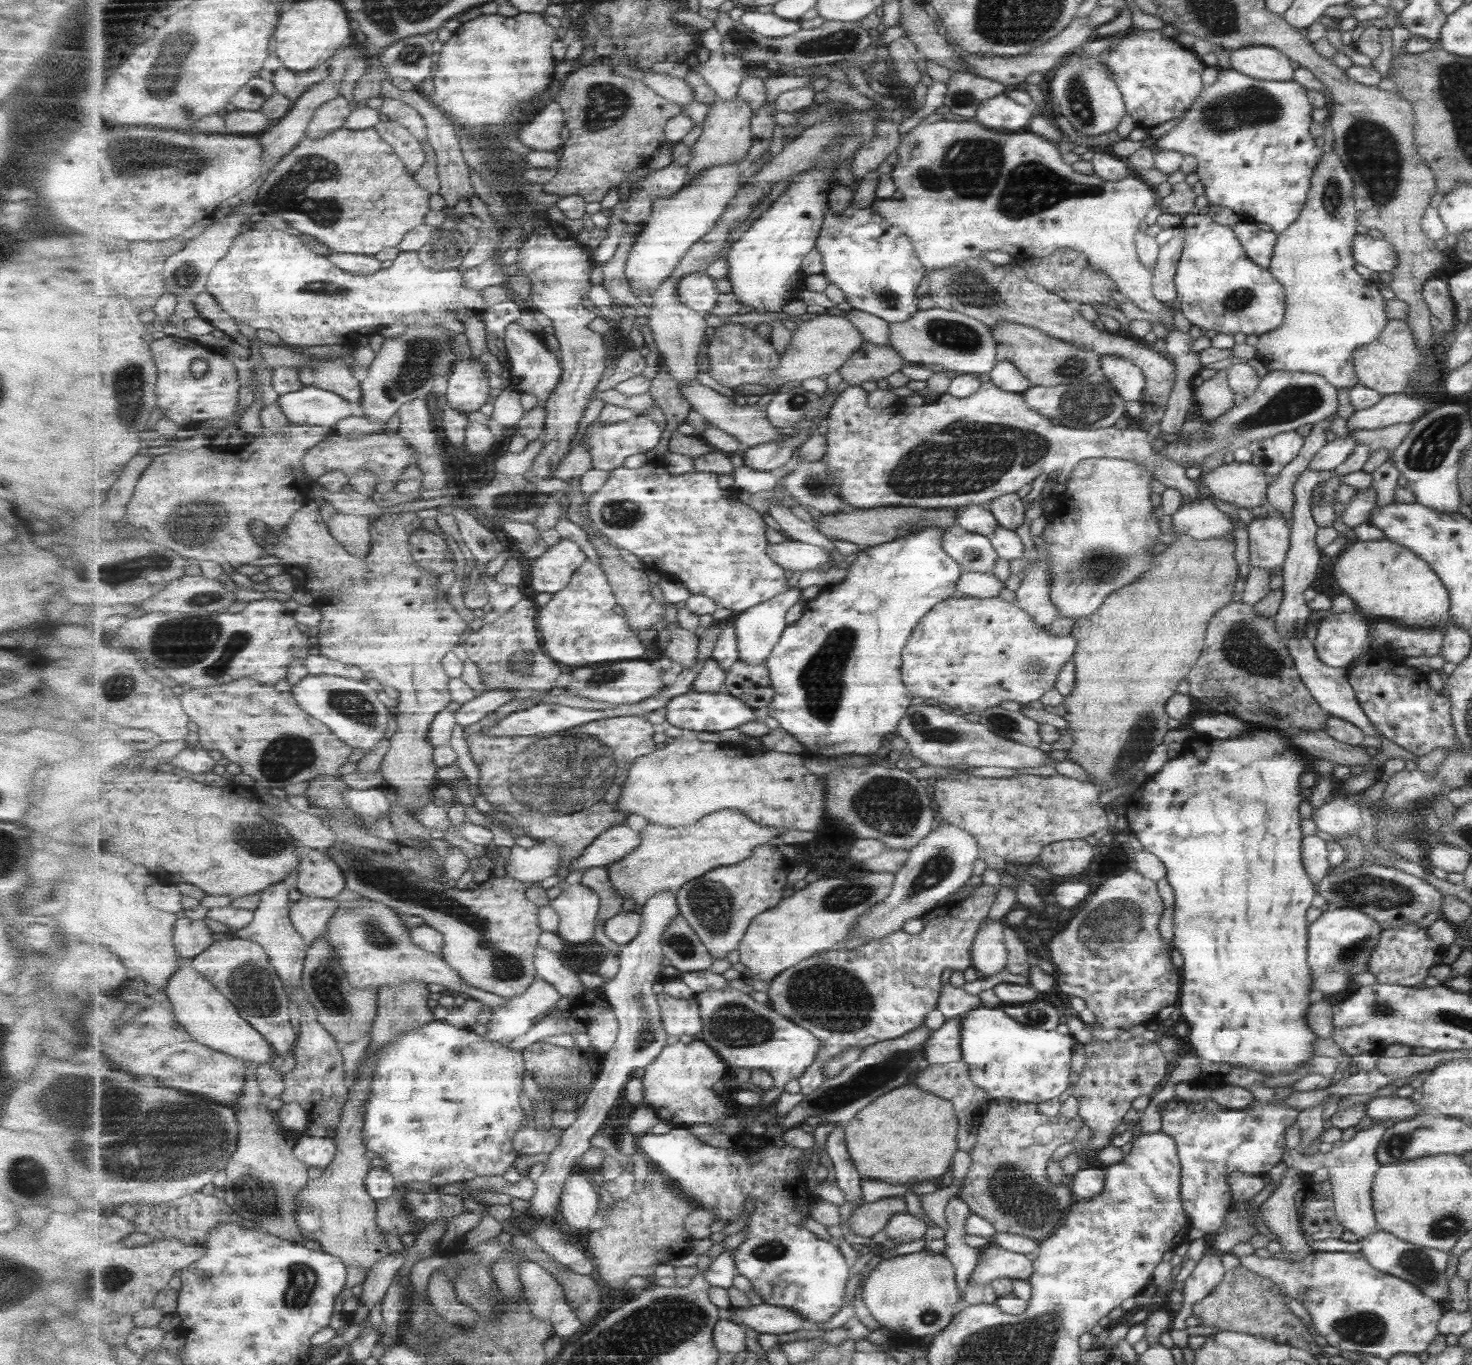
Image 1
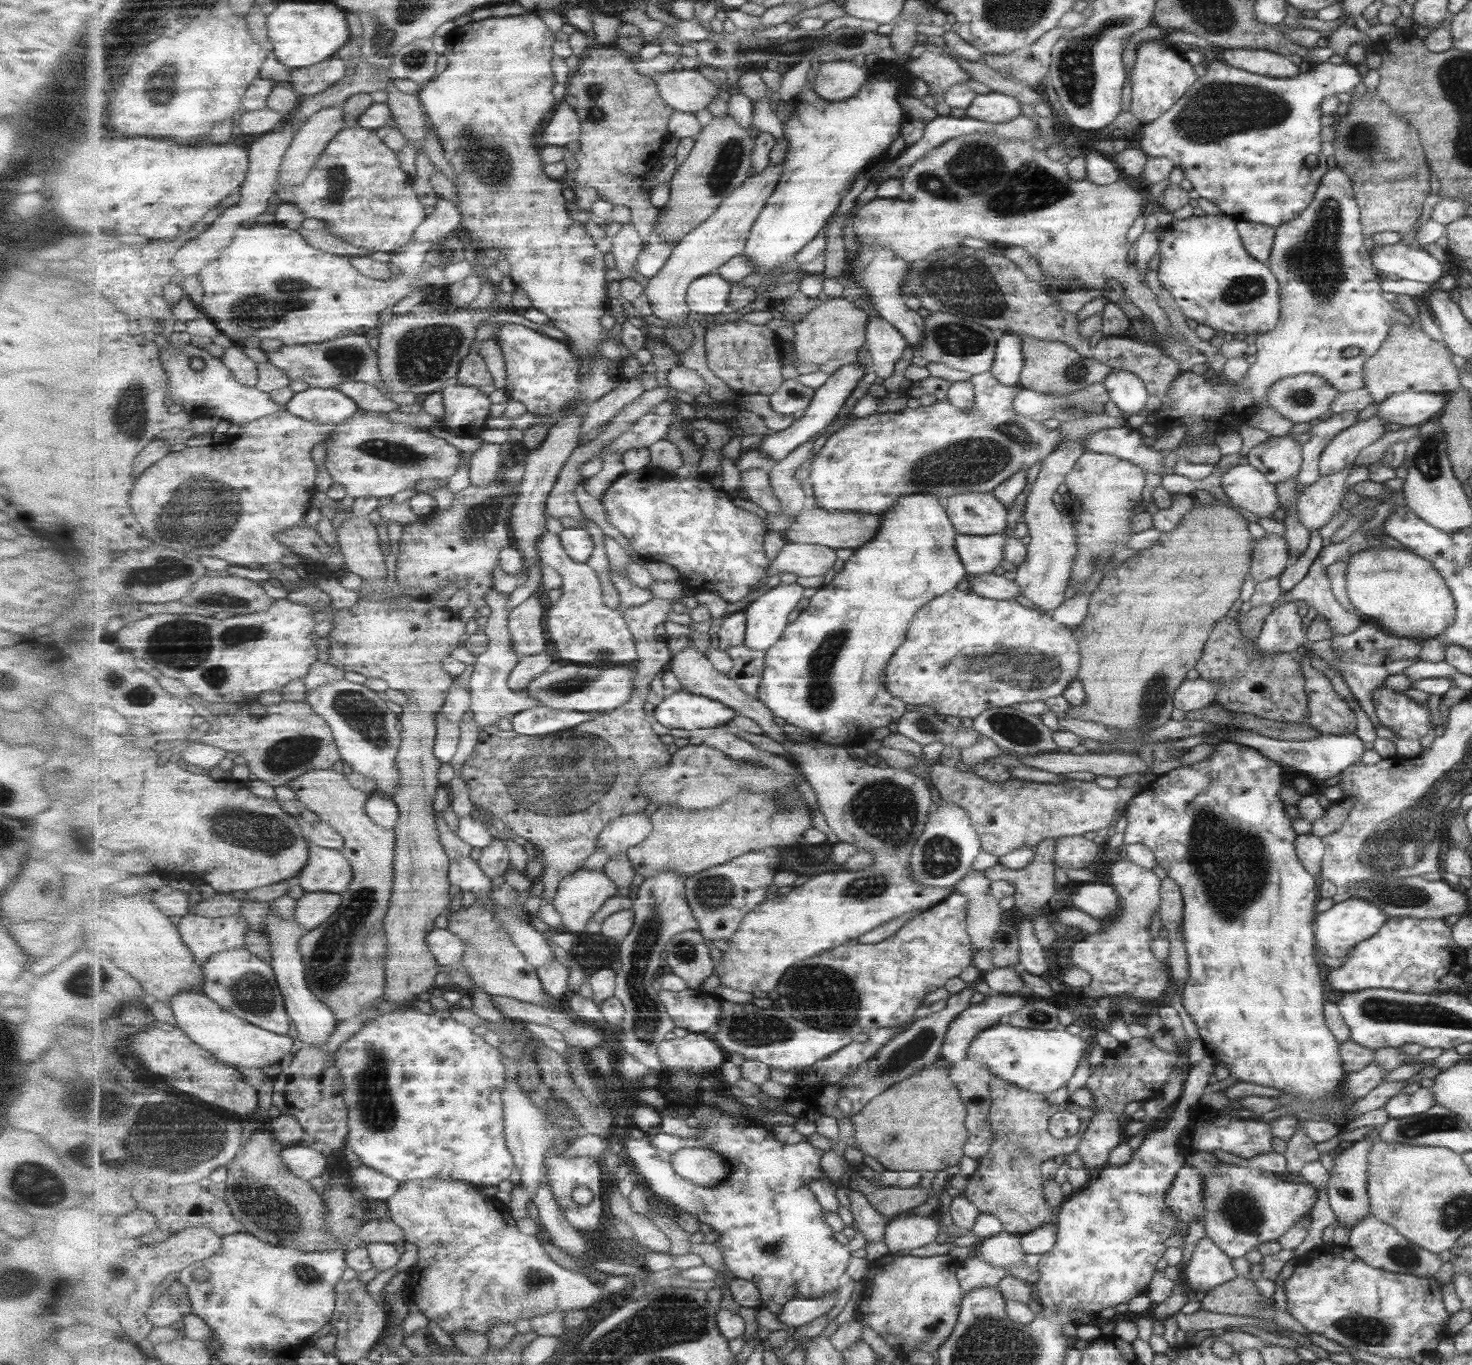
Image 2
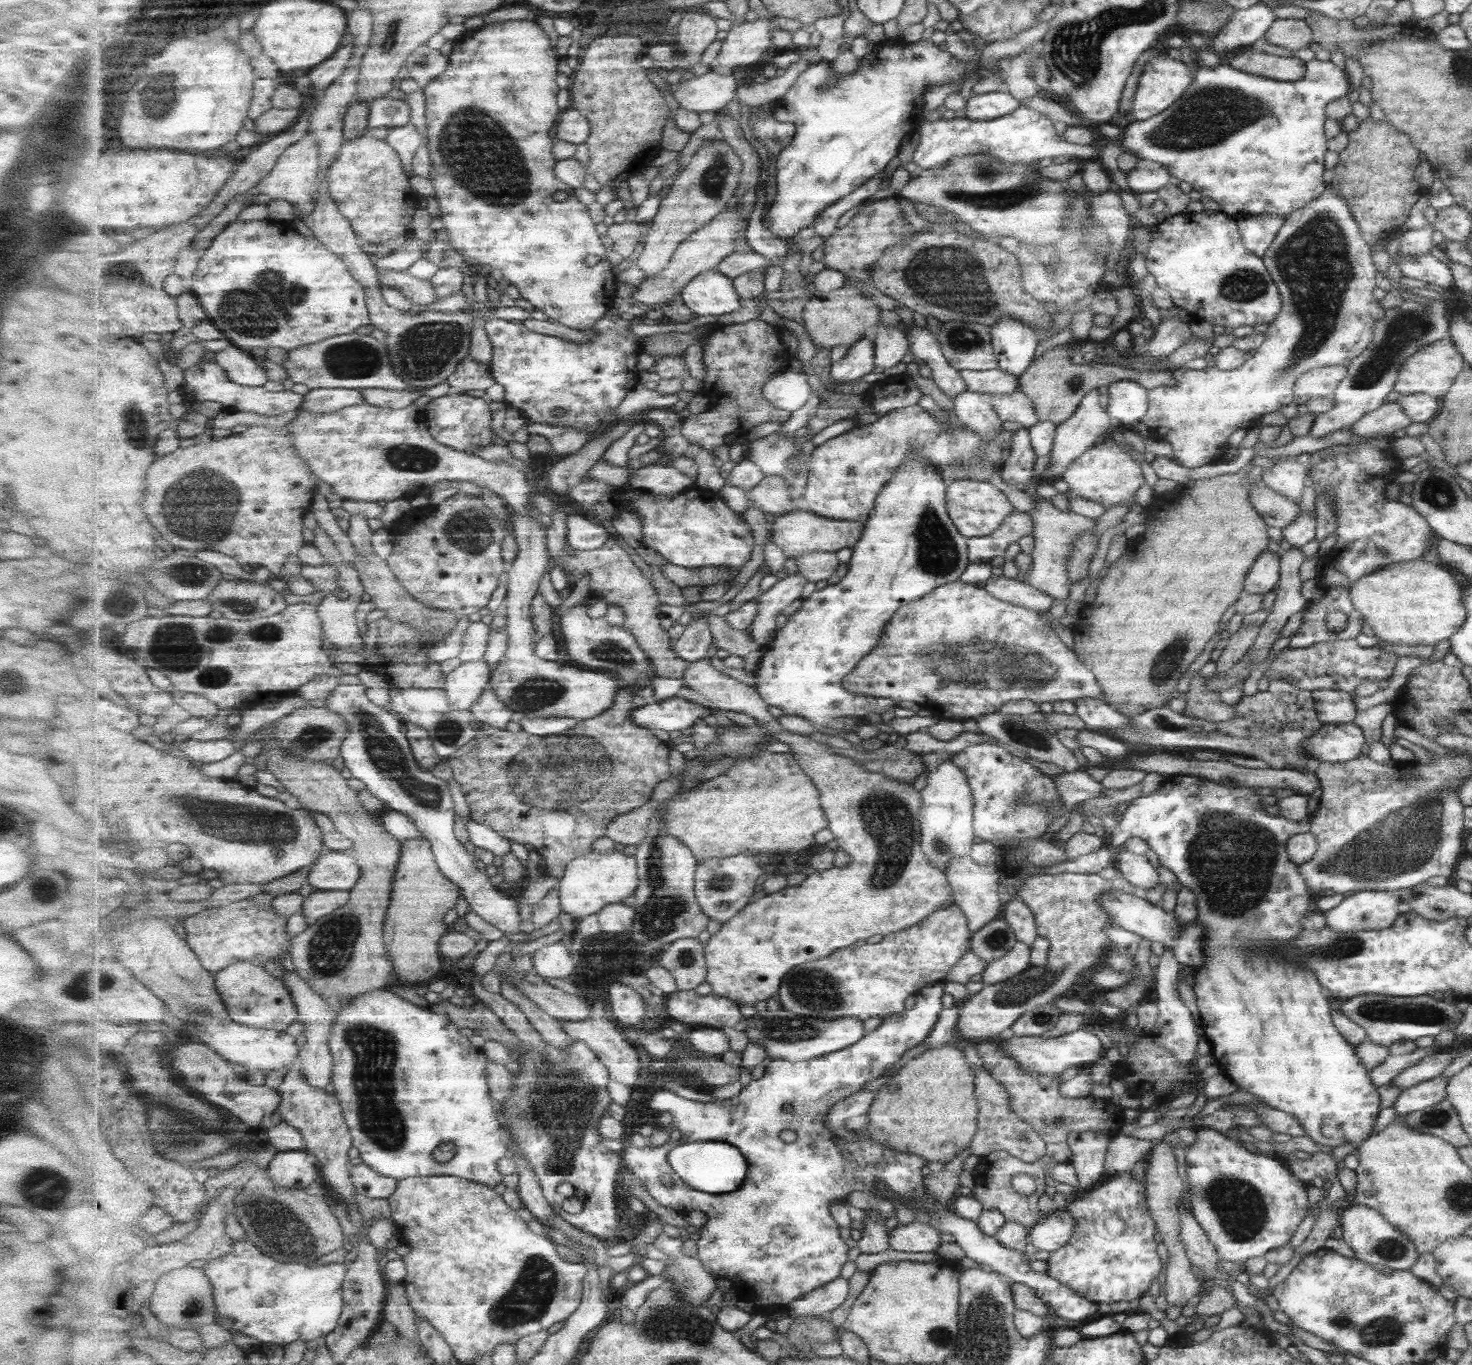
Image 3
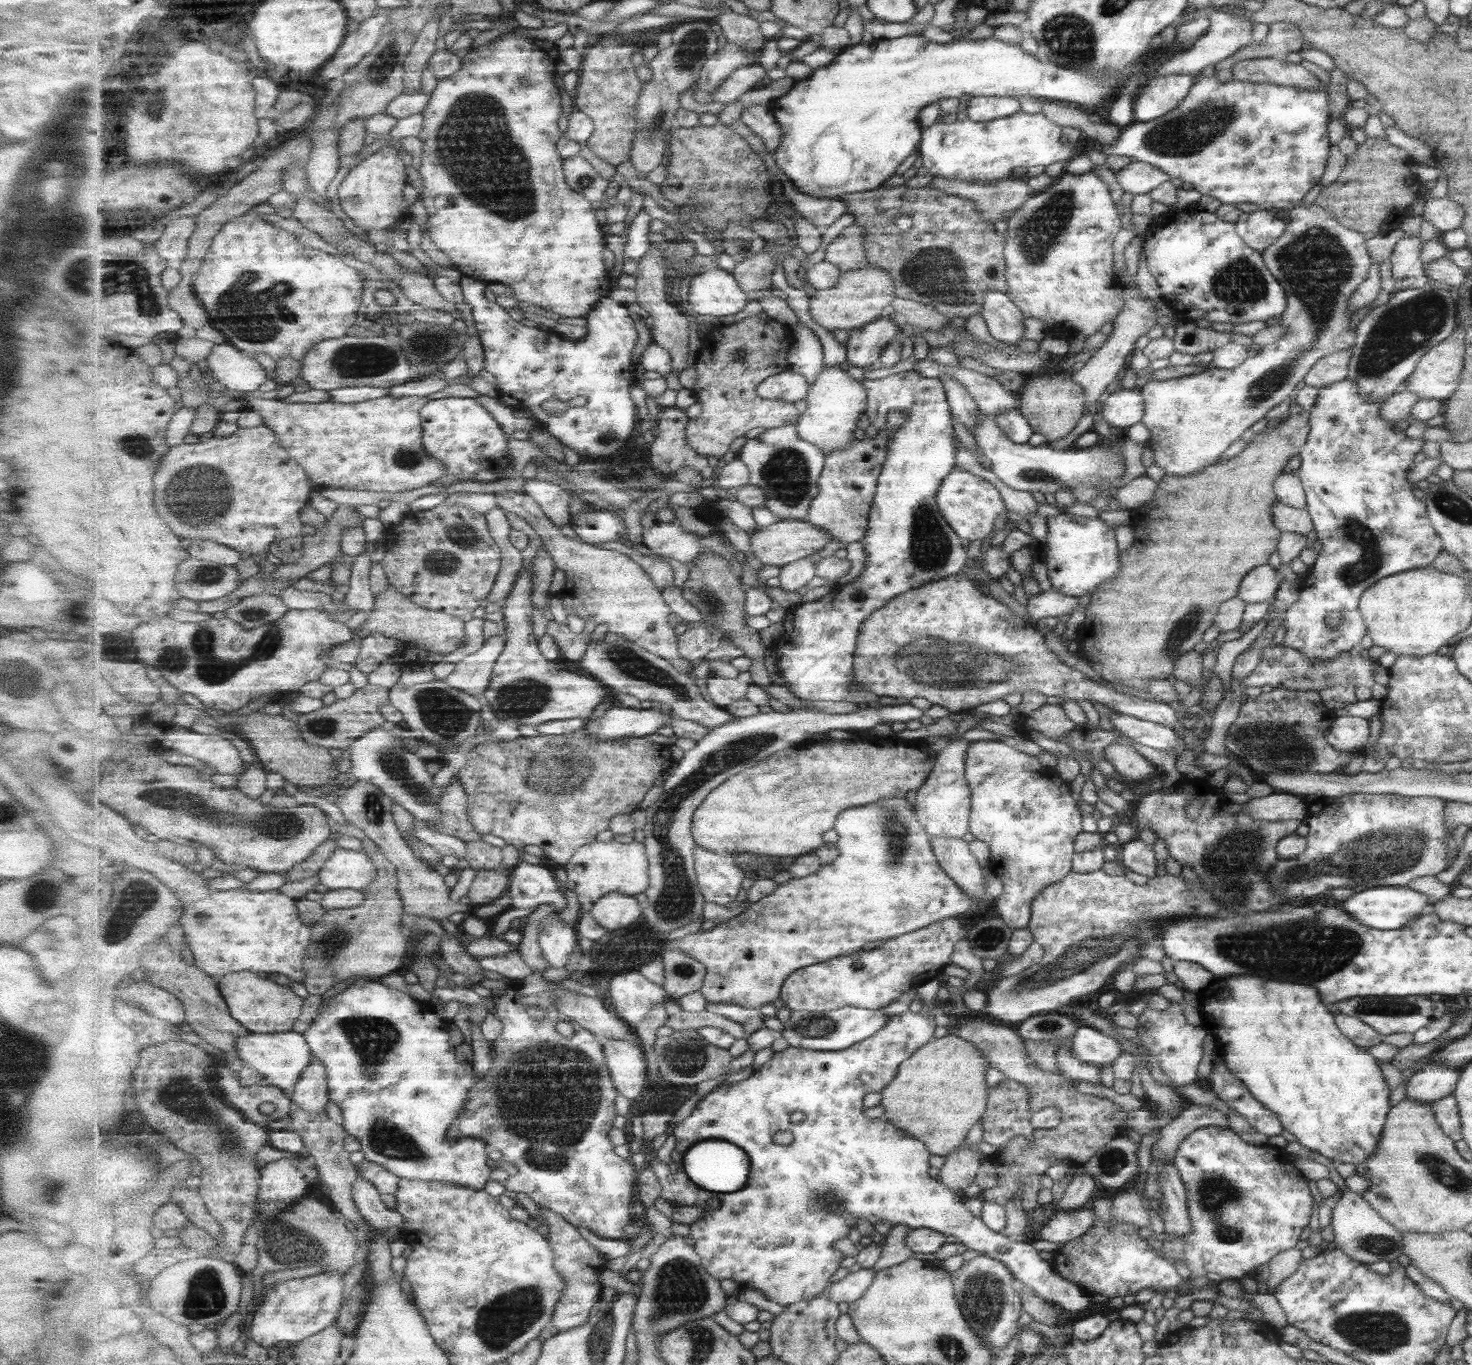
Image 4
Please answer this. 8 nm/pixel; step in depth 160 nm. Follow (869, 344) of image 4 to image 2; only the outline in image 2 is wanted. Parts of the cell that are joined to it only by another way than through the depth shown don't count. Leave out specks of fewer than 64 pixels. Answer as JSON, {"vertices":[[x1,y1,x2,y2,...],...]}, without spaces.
{"vertices":[[850,361,846,364,842,363,842,366,831,374,818,389,816,389,811,404,809,404,804,412,796,416,792,425,784,430,777,431,772,435,763,437,759,445,757,445,757,449,761,449,767,456,770,456,777,462,787,458,787,455,794,448,811,440,813,436,816,436,815,434,819,434,821,430,825,430,825,428,839,416,839,412,843,410,847,398,849,398,849,396,853,394,853,390,860,385,865,374,866,368,857,361]]}

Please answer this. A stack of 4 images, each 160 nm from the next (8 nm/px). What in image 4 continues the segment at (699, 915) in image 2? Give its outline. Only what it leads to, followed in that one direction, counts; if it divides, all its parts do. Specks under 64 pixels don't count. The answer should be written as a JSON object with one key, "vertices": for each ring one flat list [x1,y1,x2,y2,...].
{"vertices":[[696,845,696,875,705,900,727,906,741,892,745,878,730,853,716,853]]}

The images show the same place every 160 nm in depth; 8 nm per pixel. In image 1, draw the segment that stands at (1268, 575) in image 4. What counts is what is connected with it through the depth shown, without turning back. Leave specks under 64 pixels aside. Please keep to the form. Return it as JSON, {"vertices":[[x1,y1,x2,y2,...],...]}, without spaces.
{"vertices":[[1269,508,1267,517,1257,518,1244,528,1248,534,1249,555,1244,559,1248,566,1268,571,1283,564,1290,537,1286,520]]}

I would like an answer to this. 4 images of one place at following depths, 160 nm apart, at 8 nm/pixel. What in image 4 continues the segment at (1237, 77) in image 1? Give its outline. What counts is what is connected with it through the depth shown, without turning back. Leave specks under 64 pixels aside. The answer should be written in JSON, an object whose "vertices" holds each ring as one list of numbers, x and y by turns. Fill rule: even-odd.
{"vertices":[[1301,60,1299,65,1304,69,1313,73,1320,80,1320,88,1318,90,1305,90,1293,88,1289,86,1281,86,1275,84,1251,84,1249,82,1239,82,1232,77,1229,77,1227,82,1218,82,1216,78,1197,78,1190,86,1185,98,1167,114,1150,120,1149,122,1133,122,1129,126,1121,129,1119,136,1115,142,1108,144,1108,146,1101,146,1104,155,1119,155,1126,156,1133,161,1142,162,1151,165,1157,170,1161,169,1171,179,1177,178,1182,183,1191,184,1192,190,1195,190,1200,195,1209,196,1219,201,1221,204,1235,204,1247,203,1259,206,1260,210,1277,211,1280,209,1291,209,1296,206,1305,196,1307,191,1317,185,1323,168,1325,168,1325,160,1329,154,1329,141,1326,135,1327,123,1330,121,1329,113,1327,112,1327,87,1328,87,1328,73,1320,69,1313,62],[1020,110,1011,116,997,118,991,122,973,122,965,119,953,123,933,123,922,128,922,143,918,156,922,160,922,166,927,168,929,174,939,176,947,180,959,180,965,183,977,183,989,185,994,181,1003,180,1010,176,1010,170,1023,166,1047,166,1052,162,1068,162,1075,154,1075,146,1070,142,1061,143,1058,141,1059,127,1053,124,1048,117,1041,113,1029,114]]}

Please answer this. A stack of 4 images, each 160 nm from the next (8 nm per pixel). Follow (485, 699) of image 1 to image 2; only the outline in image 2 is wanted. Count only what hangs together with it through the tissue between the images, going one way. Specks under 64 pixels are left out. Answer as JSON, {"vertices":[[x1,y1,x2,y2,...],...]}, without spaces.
{"vertices":[[548,650,541,654,521,657,509,678,508,686,513,692,527,693,529,682,537,680,537,676,541,676,543,672,554,666,553,658,551,658]]}

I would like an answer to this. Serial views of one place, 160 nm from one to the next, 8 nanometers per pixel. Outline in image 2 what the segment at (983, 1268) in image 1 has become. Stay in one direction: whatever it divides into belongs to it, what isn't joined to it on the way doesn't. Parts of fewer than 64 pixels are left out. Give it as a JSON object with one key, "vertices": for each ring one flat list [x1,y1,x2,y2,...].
{"vertices":[[1005,1231,998,1232,993,1238,985,1239,978,1245,978,1254,982,1259,1008,1270,1008,1275,1025,1281,1032,1272,1023,1261,1025,1255,1019,1244,1020,1236]]}

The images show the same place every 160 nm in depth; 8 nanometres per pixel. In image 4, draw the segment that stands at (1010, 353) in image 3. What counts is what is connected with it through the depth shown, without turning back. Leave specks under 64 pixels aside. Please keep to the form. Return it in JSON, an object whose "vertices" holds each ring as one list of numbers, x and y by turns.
{"vertices":[[995,289,988,290,980,313,986,322,989,334,998,342,1016,345,1019,340,1024,339,1023,315,1002,292]]}

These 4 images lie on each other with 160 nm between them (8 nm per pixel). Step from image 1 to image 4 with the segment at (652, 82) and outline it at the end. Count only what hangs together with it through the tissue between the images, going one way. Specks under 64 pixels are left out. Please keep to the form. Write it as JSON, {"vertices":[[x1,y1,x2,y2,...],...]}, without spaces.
{"vertices":[[756,62,742,66,732,72,732,75,714,92,714,101,722,102,726,105,733,103,740,96,743,96,745,92,761,86,761,80,765,80,765,78,767,78,767,70]]}

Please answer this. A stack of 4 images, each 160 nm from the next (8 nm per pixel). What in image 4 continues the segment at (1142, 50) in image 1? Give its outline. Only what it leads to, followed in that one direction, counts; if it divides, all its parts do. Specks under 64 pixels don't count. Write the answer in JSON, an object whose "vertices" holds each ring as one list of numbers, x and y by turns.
{"vertices":[[1164,74,1152,78,1134,97,1135,122,1149,122,1173,110,1185,98,1193,81,1186,74]]}

